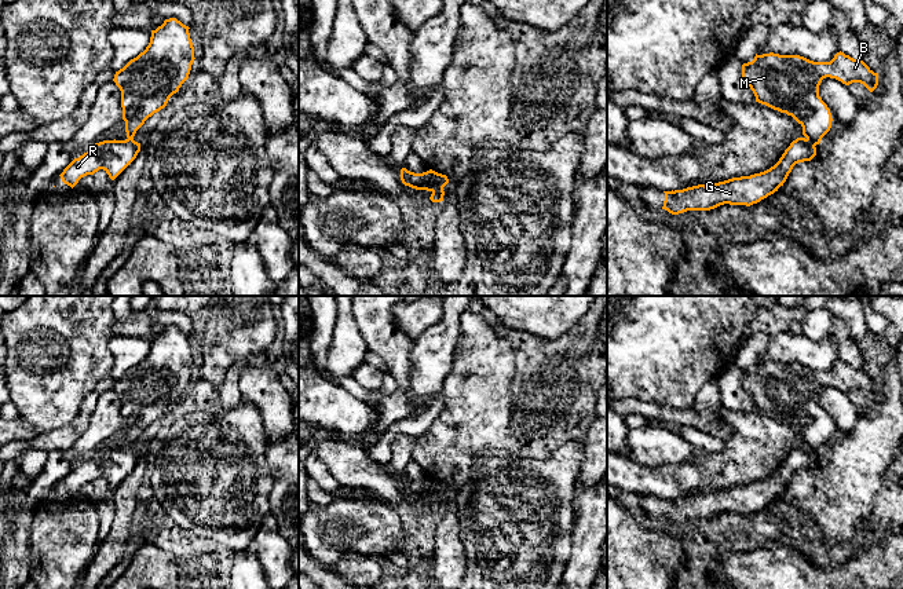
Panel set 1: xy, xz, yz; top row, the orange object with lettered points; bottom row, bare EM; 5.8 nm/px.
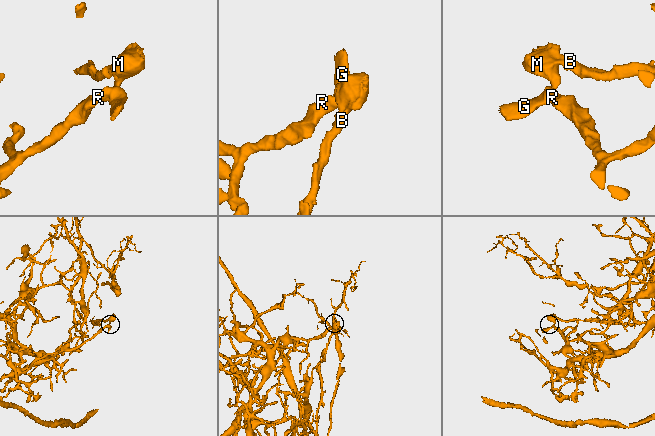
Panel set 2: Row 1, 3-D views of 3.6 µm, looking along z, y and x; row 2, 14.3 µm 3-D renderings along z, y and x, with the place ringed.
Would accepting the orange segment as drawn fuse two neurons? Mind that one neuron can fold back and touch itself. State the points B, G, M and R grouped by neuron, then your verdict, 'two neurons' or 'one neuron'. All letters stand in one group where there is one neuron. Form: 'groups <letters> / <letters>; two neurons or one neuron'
groups B M / G R; two neurons

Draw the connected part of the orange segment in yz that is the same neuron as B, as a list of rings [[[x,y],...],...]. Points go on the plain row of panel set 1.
[[[841,359],[830,370],[769,361],[756,362],[752,370],[742,373],[742,388],[753,399],[756,410],[792,424],[815,454],[833,429],[830,417],[819,405],[819,394],[826,385],[845,394],[860,391],[870,400],[878,394],[878,381]]]

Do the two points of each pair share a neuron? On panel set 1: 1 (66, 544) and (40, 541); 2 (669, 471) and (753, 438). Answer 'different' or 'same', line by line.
1: same
2: same

